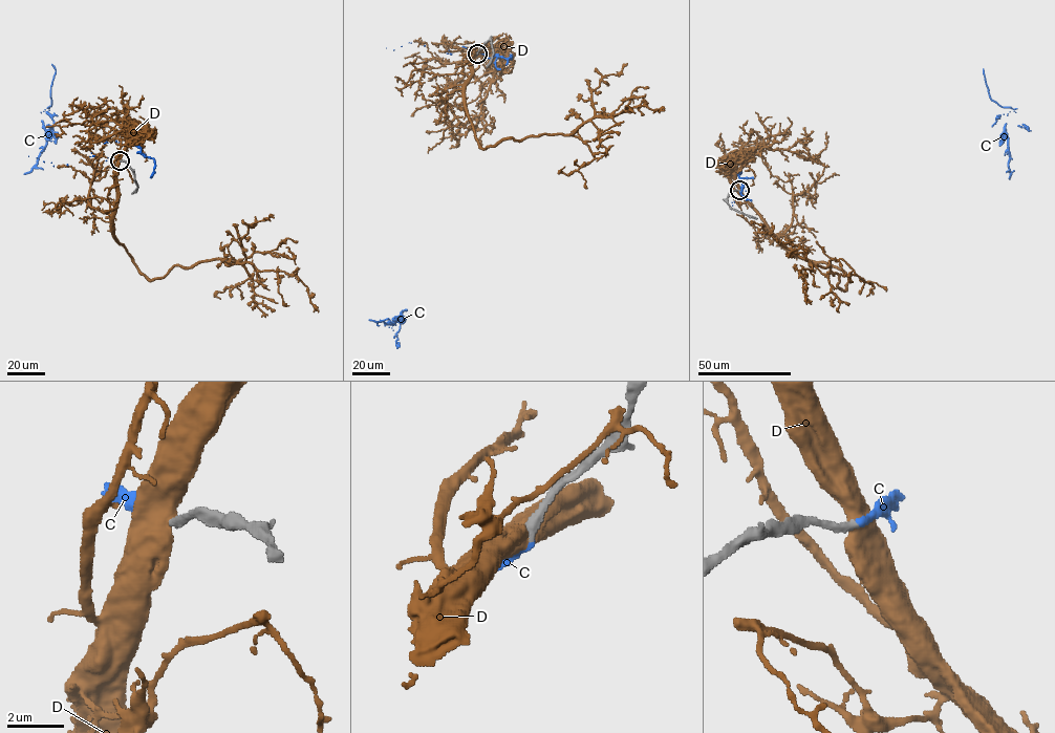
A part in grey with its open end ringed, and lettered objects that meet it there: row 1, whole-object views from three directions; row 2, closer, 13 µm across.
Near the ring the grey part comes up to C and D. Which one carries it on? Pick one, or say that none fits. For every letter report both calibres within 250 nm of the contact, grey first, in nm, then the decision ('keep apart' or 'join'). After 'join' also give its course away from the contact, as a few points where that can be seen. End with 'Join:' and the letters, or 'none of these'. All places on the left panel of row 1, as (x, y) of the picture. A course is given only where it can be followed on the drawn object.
C: calibres 320 and 200 nm; join; course (120, 160), (54, 123), (152, 157), (153, 172), (150, 177)
D: calibres 340 and 850 nm; keep apart
Join: C

